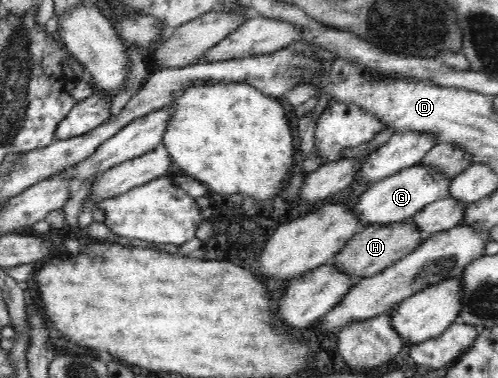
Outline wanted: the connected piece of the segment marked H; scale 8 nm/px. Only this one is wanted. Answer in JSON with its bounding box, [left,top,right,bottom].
[329,219,427,280]

